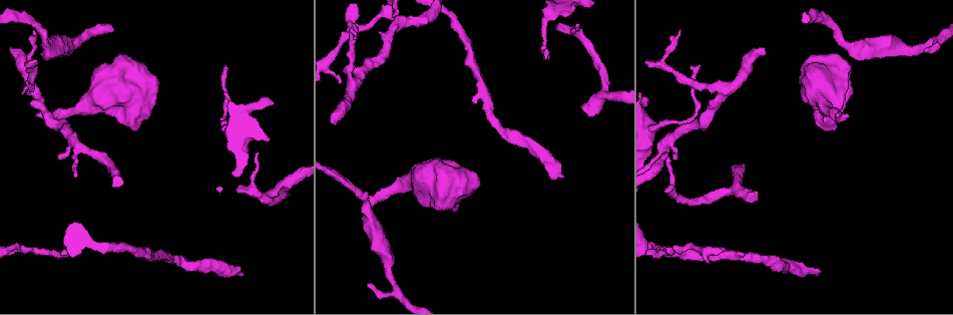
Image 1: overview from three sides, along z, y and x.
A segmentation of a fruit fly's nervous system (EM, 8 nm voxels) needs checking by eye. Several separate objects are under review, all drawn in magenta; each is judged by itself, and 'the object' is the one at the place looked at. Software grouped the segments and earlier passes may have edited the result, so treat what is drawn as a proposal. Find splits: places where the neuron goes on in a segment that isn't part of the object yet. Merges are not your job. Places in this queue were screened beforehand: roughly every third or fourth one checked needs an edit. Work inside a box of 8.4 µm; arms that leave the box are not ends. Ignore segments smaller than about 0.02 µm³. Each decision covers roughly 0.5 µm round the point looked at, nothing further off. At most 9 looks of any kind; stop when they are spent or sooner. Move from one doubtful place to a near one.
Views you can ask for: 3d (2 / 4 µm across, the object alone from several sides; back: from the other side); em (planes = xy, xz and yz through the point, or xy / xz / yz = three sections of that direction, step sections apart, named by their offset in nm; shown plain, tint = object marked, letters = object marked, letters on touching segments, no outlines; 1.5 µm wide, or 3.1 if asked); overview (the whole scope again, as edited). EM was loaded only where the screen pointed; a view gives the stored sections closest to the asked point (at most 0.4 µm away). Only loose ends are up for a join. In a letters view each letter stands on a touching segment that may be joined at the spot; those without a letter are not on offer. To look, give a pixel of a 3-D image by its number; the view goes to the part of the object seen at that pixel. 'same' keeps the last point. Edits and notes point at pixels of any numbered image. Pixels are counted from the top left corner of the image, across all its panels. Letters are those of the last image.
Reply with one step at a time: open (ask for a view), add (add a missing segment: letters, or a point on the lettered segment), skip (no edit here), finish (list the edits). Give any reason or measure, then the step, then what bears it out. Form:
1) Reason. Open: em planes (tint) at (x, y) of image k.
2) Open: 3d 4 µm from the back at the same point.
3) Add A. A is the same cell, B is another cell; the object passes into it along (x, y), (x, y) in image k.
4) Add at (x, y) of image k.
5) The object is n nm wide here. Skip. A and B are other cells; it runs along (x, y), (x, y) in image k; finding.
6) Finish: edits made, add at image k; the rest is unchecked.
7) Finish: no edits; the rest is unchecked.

Branch stops here. Open: 3d 4 µm at (818, 276) of image 1.

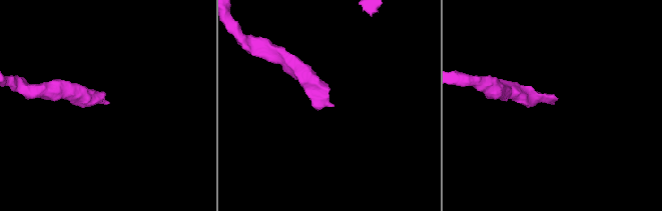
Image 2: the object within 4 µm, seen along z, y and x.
Need the tissue. Open: em planes (letters) at (106, 104) of image 2.

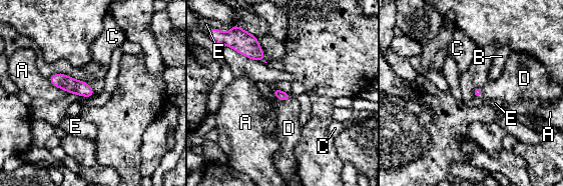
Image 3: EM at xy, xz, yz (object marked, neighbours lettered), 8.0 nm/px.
Add D. D is the same cell, A, B, C and E are other cells; the object passes into it along (280, 95), (285, 100), (289, 128) in image 3; the neuron continues.

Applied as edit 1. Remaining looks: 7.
Free end. Open: 3d 2 µm at (561, 24) of image 1.

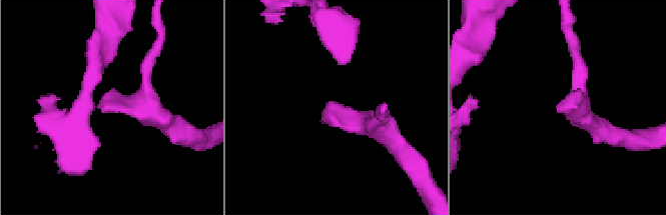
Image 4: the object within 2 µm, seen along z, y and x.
Open: em planes (letters) at (105, 112) of image 4.

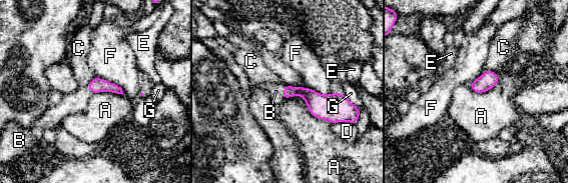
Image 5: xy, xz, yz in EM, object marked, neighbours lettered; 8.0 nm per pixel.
Add B. B is the same cell, A, C, D, E, F and G are other cells; it goes on there.

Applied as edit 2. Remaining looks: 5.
Redraw. Open: overview.

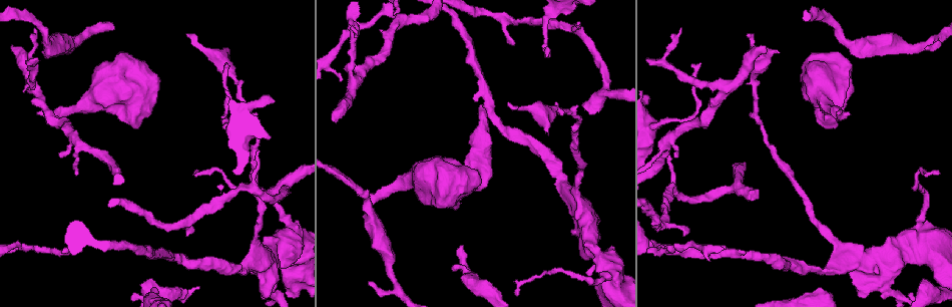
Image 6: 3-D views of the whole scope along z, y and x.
Stops while still wide. Open: em xz step 4 (tint) at (458, 207) of image 6.

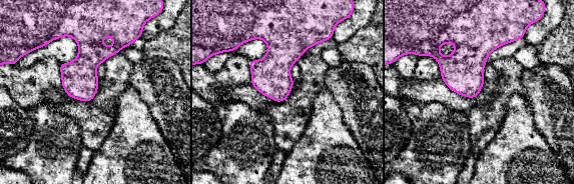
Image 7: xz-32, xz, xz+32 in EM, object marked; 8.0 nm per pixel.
Another direction. Open: em planes (letters) at the same point.

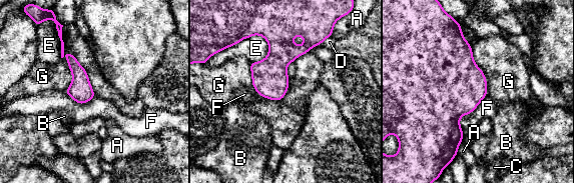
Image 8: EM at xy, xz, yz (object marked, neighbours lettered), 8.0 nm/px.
Skip. A, B, C, D, E, F and G are other cells; a border runs along (61, 30), (63, 51), (95, 95) in image 8; no lettered segment goes on from it.

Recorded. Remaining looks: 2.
Free end. Open: em planes (letters) at (837, 111) of image 6.

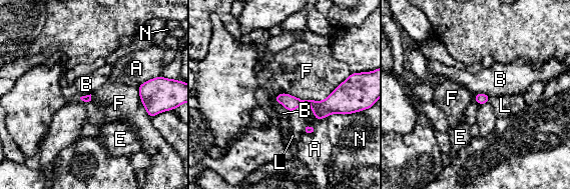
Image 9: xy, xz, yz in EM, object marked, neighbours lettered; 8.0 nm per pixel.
The longest contact is with F, 550 nm. Add L. L is the same cell, A, B, E, F and N are other cells; the object passes into it along (481, 98), (488, 100), (505, 105) in image 9; it goes on there.

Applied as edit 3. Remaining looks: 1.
Finish: edits made, add at image 3, add at image 5, add at image 9; the rest is unchecked.

